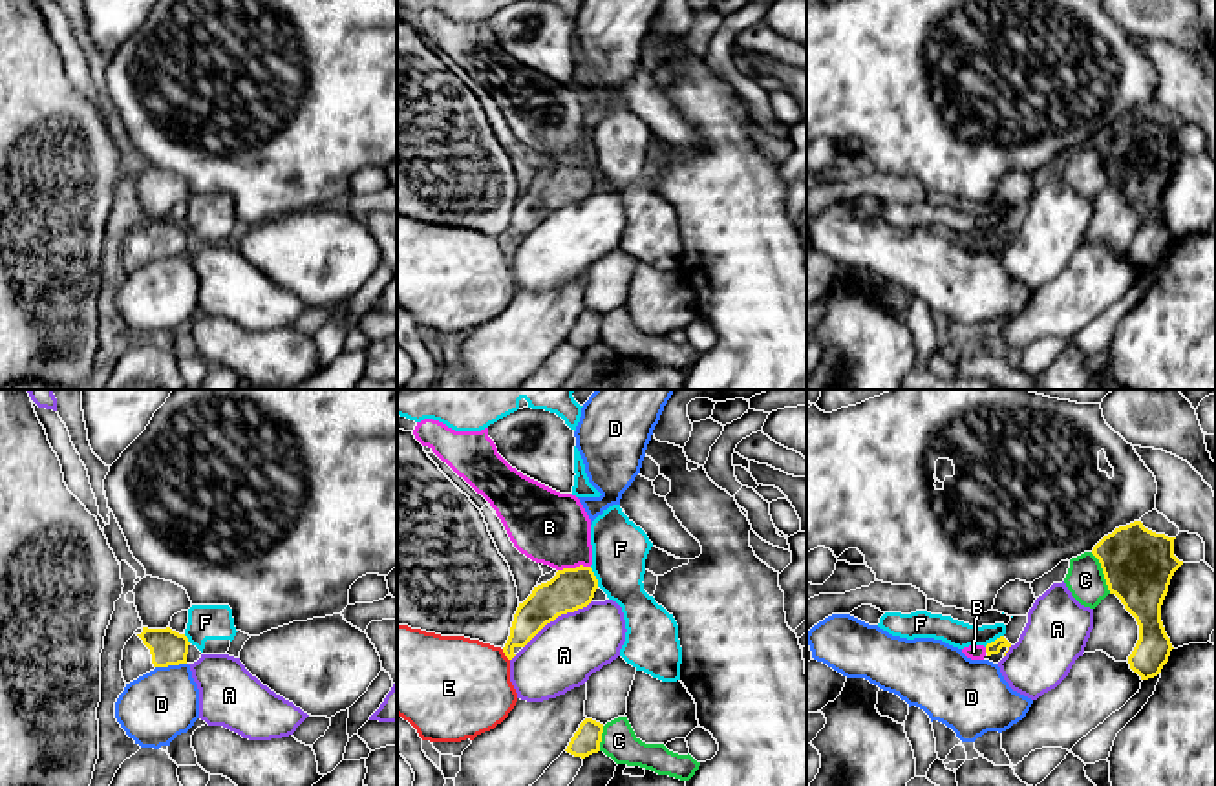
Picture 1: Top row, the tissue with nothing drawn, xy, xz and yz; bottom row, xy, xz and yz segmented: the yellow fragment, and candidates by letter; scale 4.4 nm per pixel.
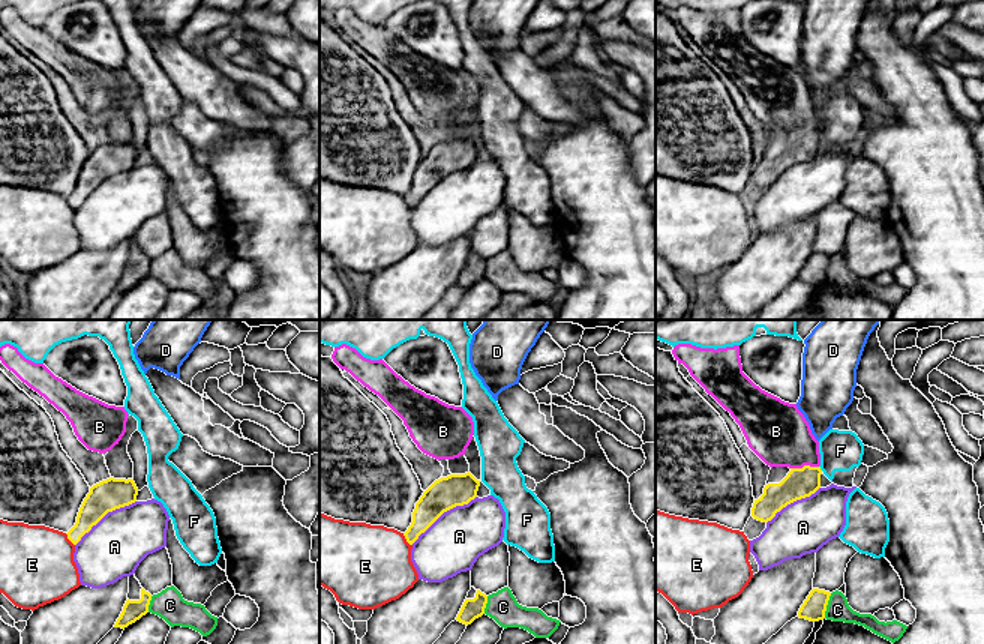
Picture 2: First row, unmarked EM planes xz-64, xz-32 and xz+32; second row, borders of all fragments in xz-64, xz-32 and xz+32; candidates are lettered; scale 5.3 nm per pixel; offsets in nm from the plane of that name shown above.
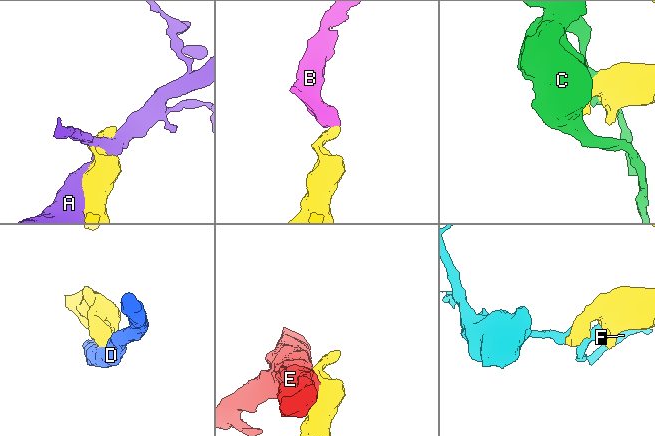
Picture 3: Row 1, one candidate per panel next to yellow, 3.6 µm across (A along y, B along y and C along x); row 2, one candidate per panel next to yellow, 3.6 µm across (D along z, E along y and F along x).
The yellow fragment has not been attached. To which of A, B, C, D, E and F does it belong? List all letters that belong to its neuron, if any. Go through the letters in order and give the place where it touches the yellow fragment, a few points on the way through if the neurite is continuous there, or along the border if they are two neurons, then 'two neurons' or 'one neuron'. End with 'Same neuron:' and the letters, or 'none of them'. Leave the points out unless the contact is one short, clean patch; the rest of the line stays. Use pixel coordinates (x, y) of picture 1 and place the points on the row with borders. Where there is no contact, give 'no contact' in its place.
A: xz (556, 616) | two neurons
B: xz (573, 569) | across xz (571, 589), (573, 569), (571, 552), (549, 527) | one neuron
C: yz (1103, 573) | two neurons
D: xy (170, 664) | along xy (185, 662), (156, 668) | two neurons
E: xz (505, 655) | two neurons
F: xz (595, 576) | along xz (589, 567), (598, 585) | two neurons
Same neuron: B

